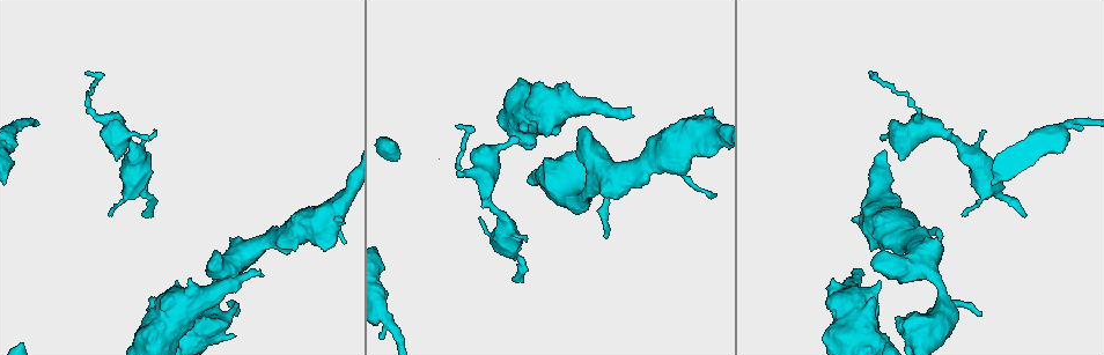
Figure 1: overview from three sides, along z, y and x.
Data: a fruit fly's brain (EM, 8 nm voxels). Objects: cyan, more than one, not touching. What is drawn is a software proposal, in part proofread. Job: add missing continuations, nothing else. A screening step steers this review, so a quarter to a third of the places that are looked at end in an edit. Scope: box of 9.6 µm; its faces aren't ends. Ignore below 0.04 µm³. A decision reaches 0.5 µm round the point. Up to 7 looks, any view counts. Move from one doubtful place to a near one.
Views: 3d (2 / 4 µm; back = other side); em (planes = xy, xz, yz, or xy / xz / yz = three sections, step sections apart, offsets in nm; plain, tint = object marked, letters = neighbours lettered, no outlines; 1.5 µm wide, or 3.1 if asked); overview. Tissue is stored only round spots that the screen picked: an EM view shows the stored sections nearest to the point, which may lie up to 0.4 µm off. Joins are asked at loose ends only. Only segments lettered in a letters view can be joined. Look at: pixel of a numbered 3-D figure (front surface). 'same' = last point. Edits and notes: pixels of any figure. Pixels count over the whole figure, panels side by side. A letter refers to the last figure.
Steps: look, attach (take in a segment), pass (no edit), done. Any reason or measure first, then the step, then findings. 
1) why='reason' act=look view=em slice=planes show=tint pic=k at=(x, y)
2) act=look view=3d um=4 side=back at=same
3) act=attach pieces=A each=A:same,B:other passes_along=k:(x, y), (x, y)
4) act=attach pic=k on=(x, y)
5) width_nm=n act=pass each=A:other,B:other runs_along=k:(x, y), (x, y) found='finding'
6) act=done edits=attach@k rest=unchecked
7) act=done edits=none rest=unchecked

why='thin end' act=look view=3d um=2 pic=1 at=(870, 74)

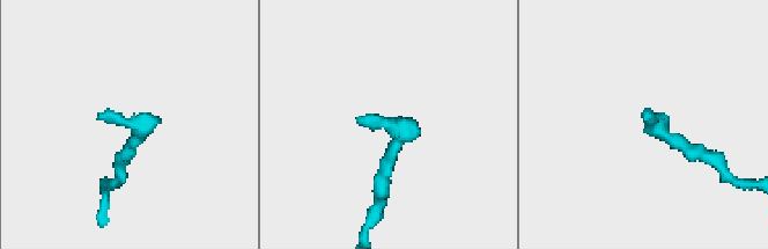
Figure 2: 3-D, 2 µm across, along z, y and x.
why='now the EM' act=look view=em slice=planes show=letters pic=2 at=(97, 118)

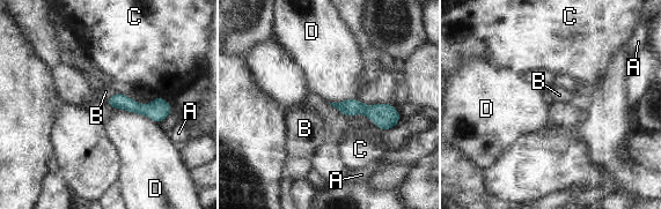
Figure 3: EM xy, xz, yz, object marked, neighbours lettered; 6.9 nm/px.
act=pass each=A:other,B:other,C:other,D:other runs_along=3:(110, 101), (139, 109), (168, 109) found='none of them fits'

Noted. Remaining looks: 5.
why='an open end' act=look view=3d um=4 pic=1 at=(863, 275)

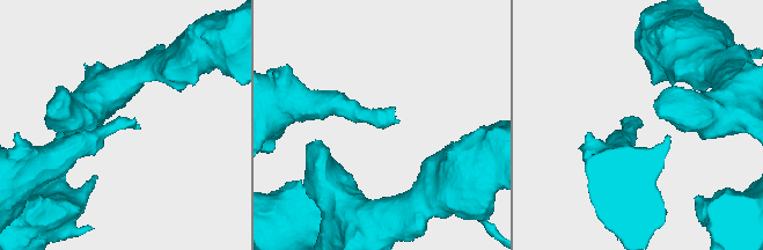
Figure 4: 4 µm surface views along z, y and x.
act=look view=em slice=planes show=letters pic=4 at=(400, 121)

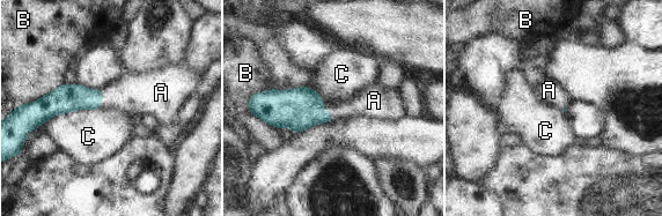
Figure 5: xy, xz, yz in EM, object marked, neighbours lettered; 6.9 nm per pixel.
longest_contact=C:440nm act=attach pieces=A each=A:same,B:other,C:other found='it goes on there'

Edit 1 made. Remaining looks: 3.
act=done edits=attach@5 rest=unchecked

